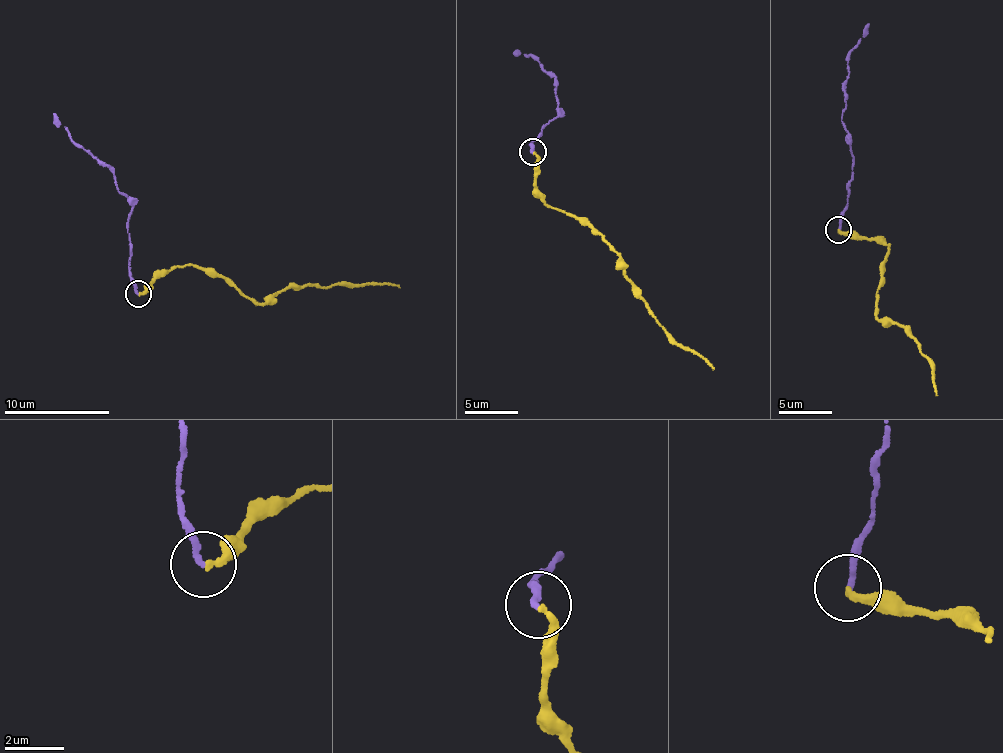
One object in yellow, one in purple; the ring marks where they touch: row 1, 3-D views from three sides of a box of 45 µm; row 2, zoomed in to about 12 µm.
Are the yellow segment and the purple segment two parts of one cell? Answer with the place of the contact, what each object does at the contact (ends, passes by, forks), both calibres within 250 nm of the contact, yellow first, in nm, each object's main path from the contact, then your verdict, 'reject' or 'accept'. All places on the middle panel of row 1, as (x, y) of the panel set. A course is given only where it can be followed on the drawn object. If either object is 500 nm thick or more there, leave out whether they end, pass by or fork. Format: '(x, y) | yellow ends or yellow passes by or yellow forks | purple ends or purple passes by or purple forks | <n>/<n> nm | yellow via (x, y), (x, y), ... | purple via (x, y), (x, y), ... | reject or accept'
(533, 152) | yellow ends | purple ends | 240/200 nm | yellow via (534, 152), (535, 193), (552, 207), (586, 218), (616, 250), (624, 277), (677, 343), (709, 360), (714, 369) | purple via (534, 152), (531, 145), (541, 128), (560, 111), (555, 92), (556, 85), (532, 56), (516, 50) | reject

